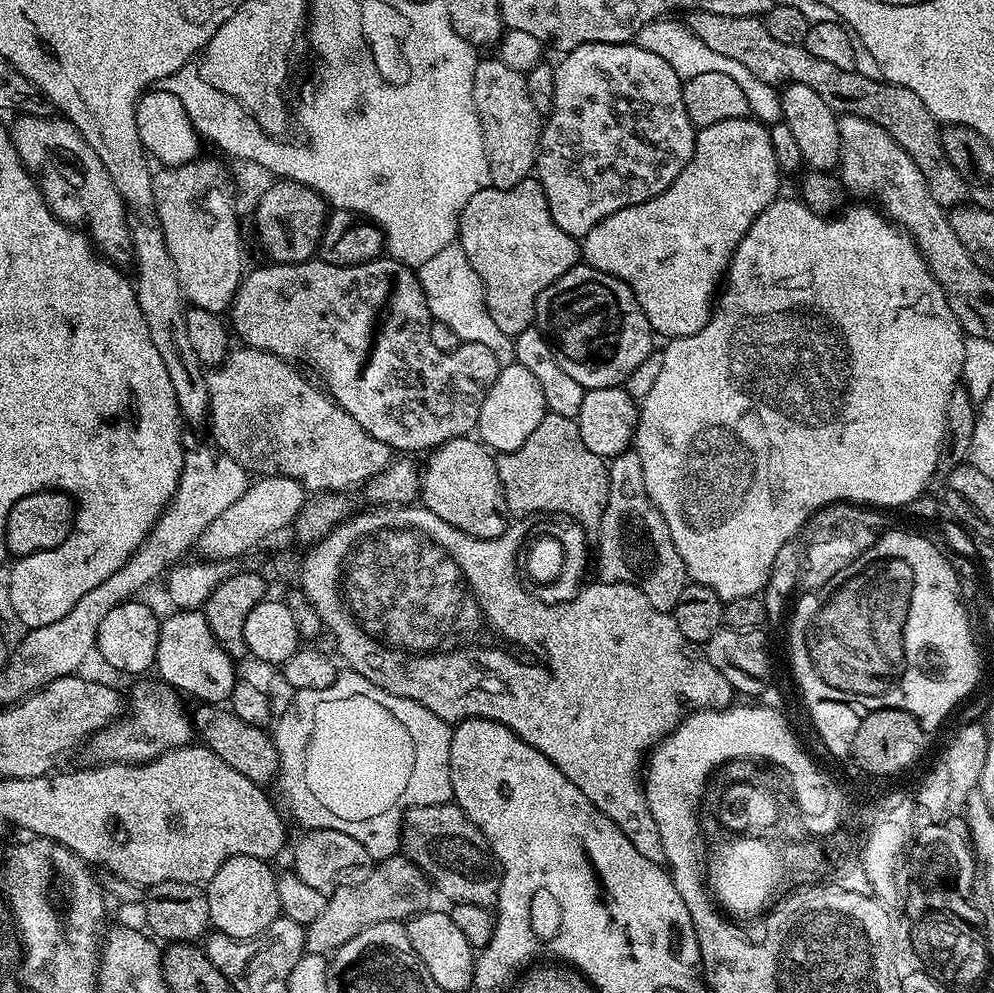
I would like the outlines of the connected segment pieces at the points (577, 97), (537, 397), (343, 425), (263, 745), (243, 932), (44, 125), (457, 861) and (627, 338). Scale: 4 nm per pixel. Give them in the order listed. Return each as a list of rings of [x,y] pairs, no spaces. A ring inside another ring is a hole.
[[[635,42],[627,44],[583,44],[574,50],[563,53],[559,57],[560,65],[554,68],[554,102],[552,109],[546,113],[540,129],[540,150],[536,153],[535,175],[538,177],[542,190],[546,194],[546,202],[554,222],[566,230],[566,234],[583,238],[598,222],[610,218],[610,214],[618,214],[626,206],[634,206],[662,194],[682,174],[682,170],[690,162],[696,145],[696,125],[690,122],[686,114],[686,104],[682,102],[684,86],[680,75],[670,66],[670,62],[658,58],[658,54],[650,54],[650,50],[642,50]]]
[[[513,362],[501,367],[494,382],[485,391],[475,431],[493,453],[513,452],[526,442],[526,438],[530,438],[530,434],[534,434],[538,422],[542,422],[547,412],[546,398],[542,398],[538,378],[534,378],[526,366]]]
[[[240,346],[237,349],[237,352],[236,349],[229,351],[223,364],[213,367],[207,375],[208,427],[219,451],[250,474],[292,477],[312,494],[344,494],[349,491],[347,488],[367,485],[387,470],[394,459],[393,449],[366,434],[331,396],[295,372],[298,370],[289,361],[257,348]]]
[[[201,703],[196,708],[194,714],[192,713],[192,723],[205,747],[256,784],[266,786],[268,782],[273,783],[277,779],[280,772],[280,755],[273,737],[265,729],[250,726],[233,714],[231,709],[221,705]]]
[[[232,856],[214,874],[214,878],[207,881],[206,891],[210,902],[211,927],[217,932],[226,934],[230,938],[249,940],[258,934],[265,932],[275,922],[276,917],[281,915],[280,903],[278,902],[278,890],[276,889],[277,873],[272,873],[273,865],[266,860],[250,858],[249,856]]]
[[[17,115],[16,121],[11,121],[10,131],[12,141],[22,158],[24,167],[28,169],[36,178],[36,183],[40,185],[40,190],[44,194],[44,200],[48,203],[48,208],[56,215],[63,224],[70,224],[73,228],[84,232],[88,229],[88,222],[96,226],[100,241],[104,248],[108,250],[107,259],[122,258],[120,248],[132,248],[132,235],[128,229],[128,216],[124,213],[124,200],[118,194],[110,174],[102,166],[98,154],[80,137],[80,131],[66,119],[50,116],[22,116]]]
[[[454,802],[446,804],[431,804],[409,808],[400,826],[401,849],[418,865],[428,877],[431,887],[436,888],[452,904],[477,904],[491,909],[496,903],[496,895],[500,889],[500,866],[496,863],[496,856],[486,838],[466,818],[466,814]]]
[[[583,262],[542,290],[534,324],[552,345],[558,366],[586,390],[623,385],[634,366],[654,352],[652,327],[630,286]]]

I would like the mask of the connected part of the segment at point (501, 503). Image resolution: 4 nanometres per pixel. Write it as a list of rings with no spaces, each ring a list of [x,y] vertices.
[[[459,436],[457,440],[447,440],[440,447],[431,449],[428,458],[428,465],[423,465],[422,468],[418,493],[423,507],[438,514],[438,518],[442,518],[442,522],[450,522],[450,526],[462,530],[468,536],[474,537],[475,540],[489,540],[502,535],[509,527],[507,525],[509,511],[498,478],[496,456],[479,439]]]

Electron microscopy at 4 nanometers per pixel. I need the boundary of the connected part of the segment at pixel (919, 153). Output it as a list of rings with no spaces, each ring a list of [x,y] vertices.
[[[692,12],[689,17],[686,20],[687,27],[698,38],[702,38],[710,50],[726,58],[734,58],[734,62],[746,66],[750,74],[762,78],[762,82],[773,86],[810,86],[810,90],[815,90],[833,112],[878,122],[878,126],[882,126],[882,130],[886,130],[890,138],[894,138],[894,142],[898,142],[898,146],[902,146],[902,150],[914,158],[918,170],[922,170],[926,178],[926,186],[930,186],[930,194],[934,194],[934,202],[941,204],[945,210],[967,201],[964,199],[968,196],[969,181],[963,180],[958,170],[950,166],[950,158],[946,158],[940,142],[941,125],[930,114],[930,110],[922,106],[918,94],[910,94],[910,90],[889,84],[887,80],[875,75],[863,76],[860,70],[838,70],[838,66],[822,58],[814,58],[814,54],[810,54],[810,50],[806,50],[803,44],[778,42],[766,30],[763,19],[709,12]]]

